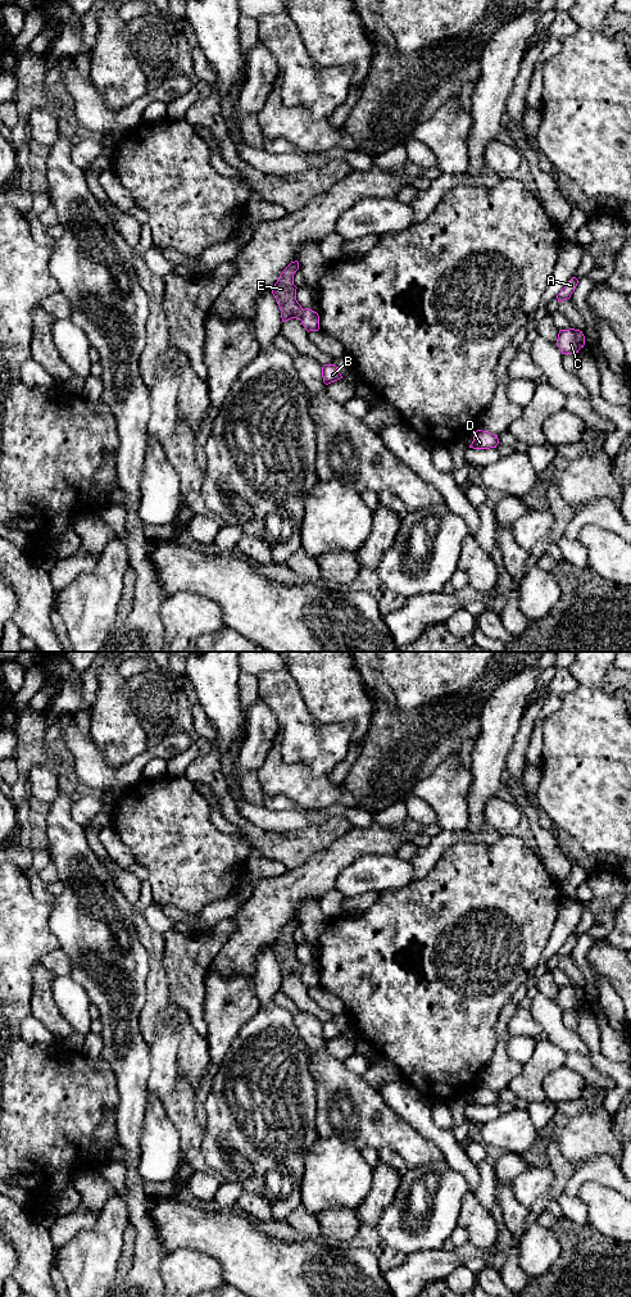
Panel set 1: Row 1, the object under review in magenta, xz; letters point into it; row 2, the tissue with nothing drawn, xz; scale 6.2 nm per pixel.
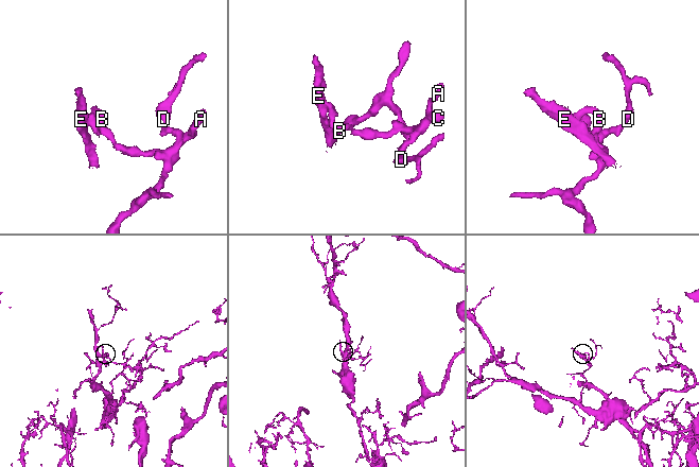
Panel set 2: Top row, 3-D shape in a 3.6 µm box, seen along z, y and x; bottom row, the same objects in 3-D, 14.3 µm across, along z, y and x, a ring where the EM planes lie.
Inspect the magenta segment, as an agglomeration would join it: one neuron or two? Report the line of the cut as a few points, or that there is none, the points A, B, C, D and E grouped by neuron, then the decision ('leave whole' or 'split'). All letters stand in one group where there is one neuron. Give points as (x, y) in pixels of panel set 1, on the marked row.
xz (304, 309), (299, 318) | A B C D / E | split

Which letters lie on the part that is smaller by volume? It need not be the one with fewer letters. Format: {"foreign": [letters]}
{"foreign": ["E"]}

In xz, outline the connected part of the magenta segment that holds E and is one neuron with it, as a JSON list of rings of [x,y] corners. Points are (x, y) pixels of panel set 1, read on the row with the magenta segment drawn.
[[[291,262],[280,275],[272,289],[272,294],[280,307],[282,322],[291,318],[300,319],[303,308],[296,300],[294,275],[299,269],[299,262]]]

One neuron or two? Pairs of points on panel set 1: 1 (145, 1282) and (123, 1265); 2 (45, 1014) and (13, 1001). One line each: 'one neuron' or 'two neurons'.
1: two neurons
2: two neurons

